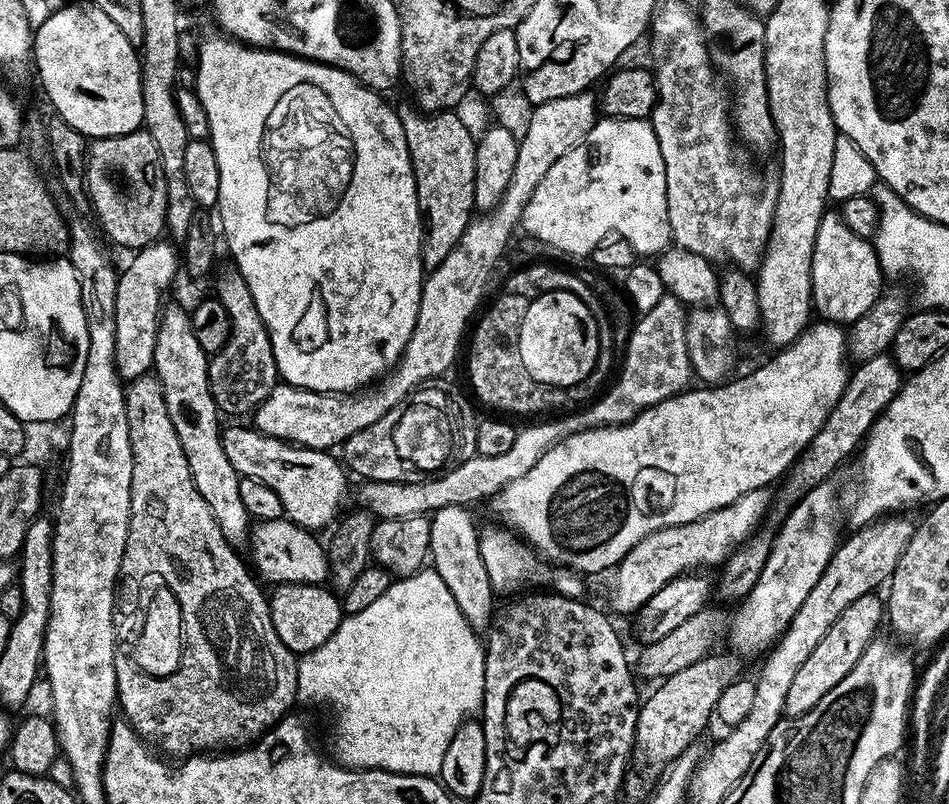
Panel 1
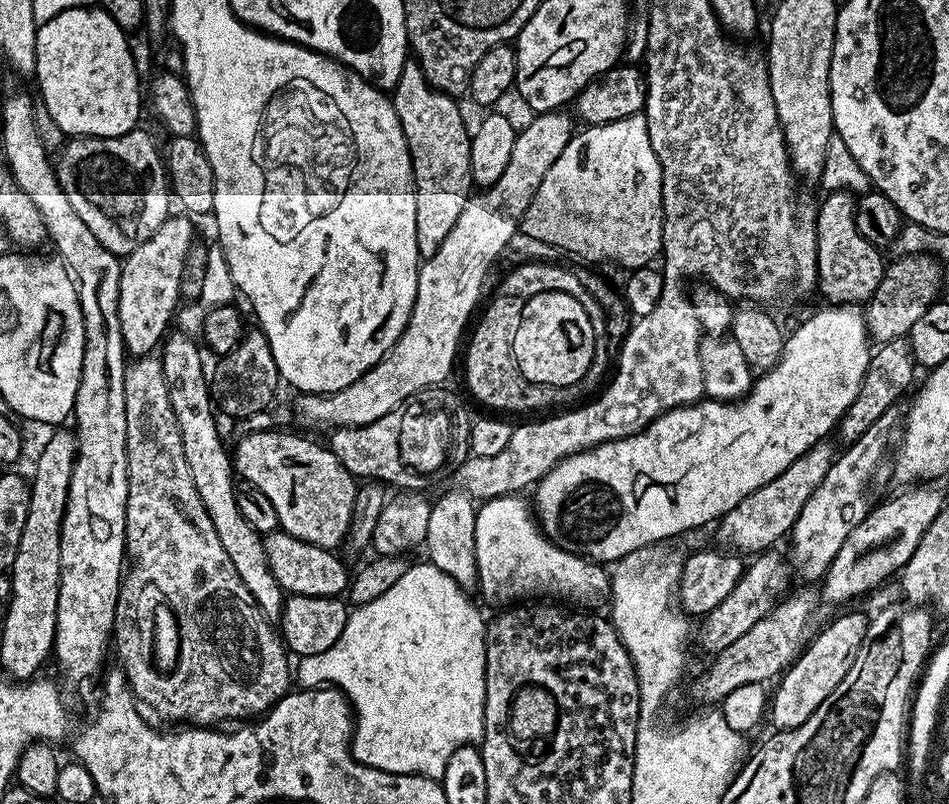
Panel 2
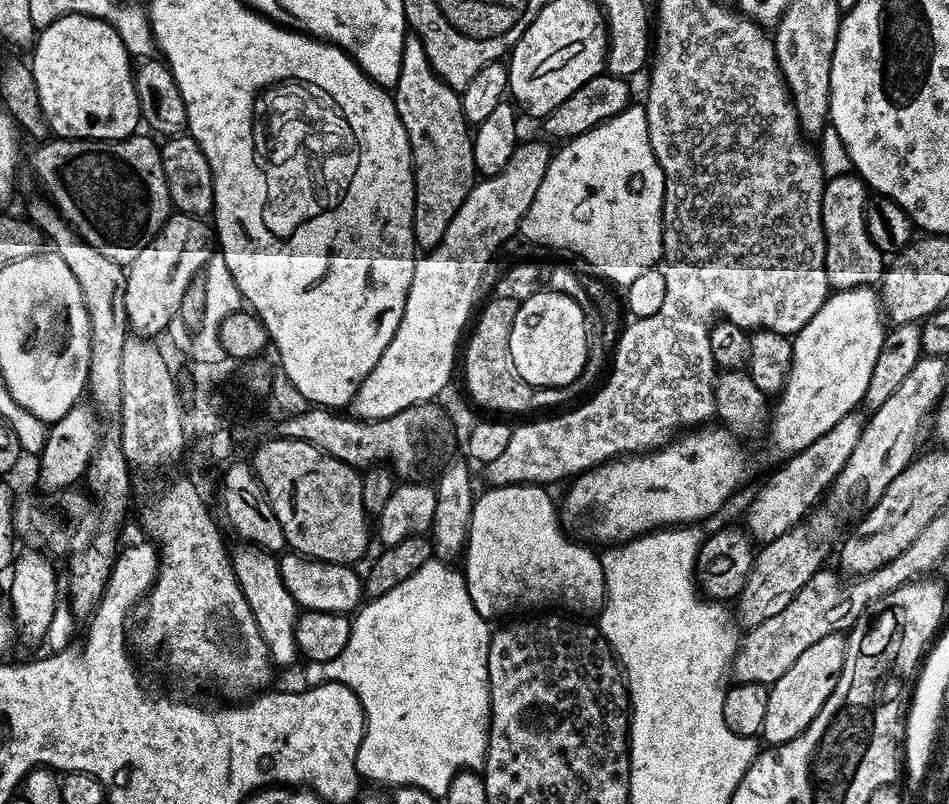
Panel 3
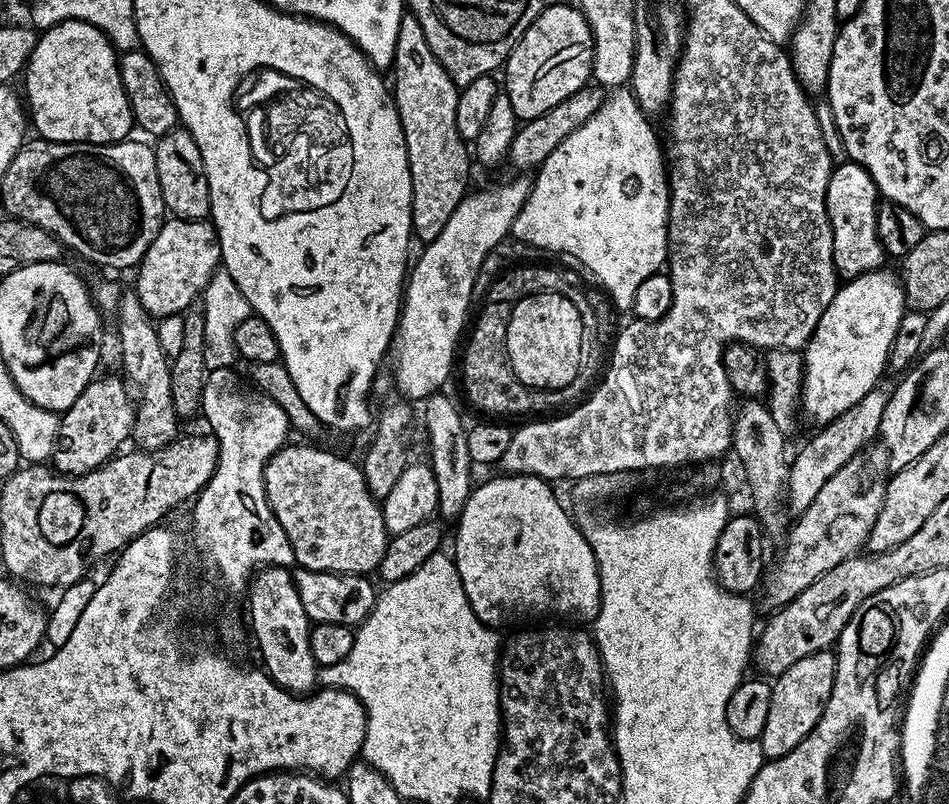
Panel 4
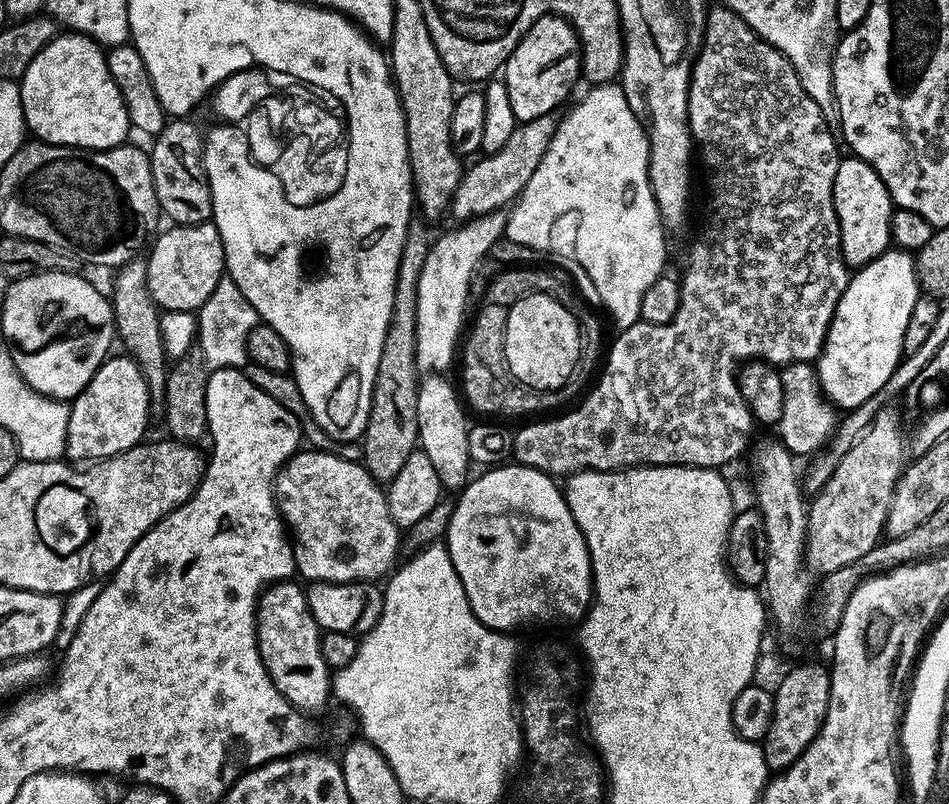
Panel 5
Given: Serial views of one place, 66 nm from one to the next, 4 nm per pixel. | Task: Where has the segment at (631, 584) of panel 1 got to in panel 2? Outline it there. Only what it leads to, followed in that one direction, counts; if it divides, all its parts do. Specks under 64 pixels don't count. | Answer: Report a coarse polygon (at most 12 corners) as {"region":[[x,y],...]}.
{"region":[[827,441],[721,517],[718,542],[759,554],[829,472]]}

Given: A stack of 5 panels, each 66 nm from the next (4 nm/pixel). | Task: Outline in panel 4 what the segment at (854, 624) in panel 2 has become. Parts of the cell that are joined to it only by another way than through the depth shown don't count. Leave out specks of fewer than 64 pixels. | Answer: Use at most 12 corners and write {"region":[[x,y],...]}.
{"region":[[835,651],[775,677],[760,749],[790,754],[822,718]]}

